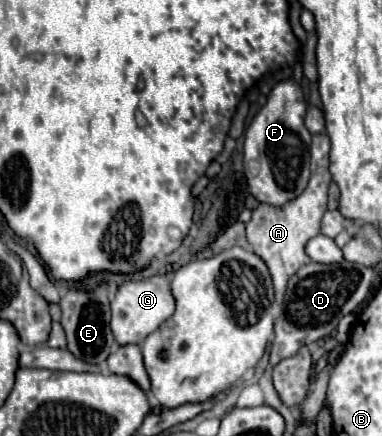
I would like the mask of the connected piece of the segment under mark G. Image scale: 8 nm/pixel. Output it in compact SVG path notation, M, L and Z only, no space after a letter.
M157 274L143 280L127 280L117 288L117 294L111 302L111 330L119 344L141 344L153 330L157 330L175 310L175 298L169 288L171 276Z

